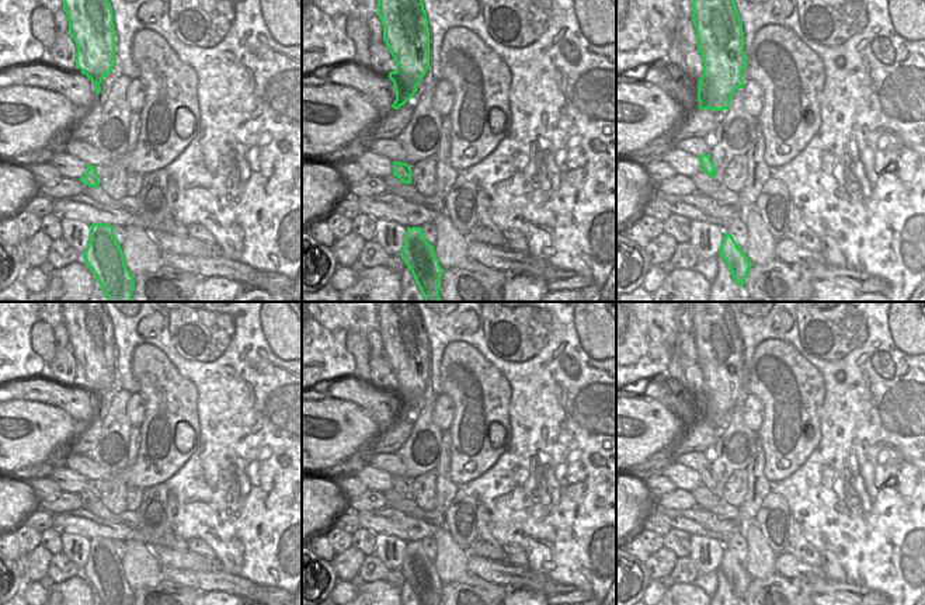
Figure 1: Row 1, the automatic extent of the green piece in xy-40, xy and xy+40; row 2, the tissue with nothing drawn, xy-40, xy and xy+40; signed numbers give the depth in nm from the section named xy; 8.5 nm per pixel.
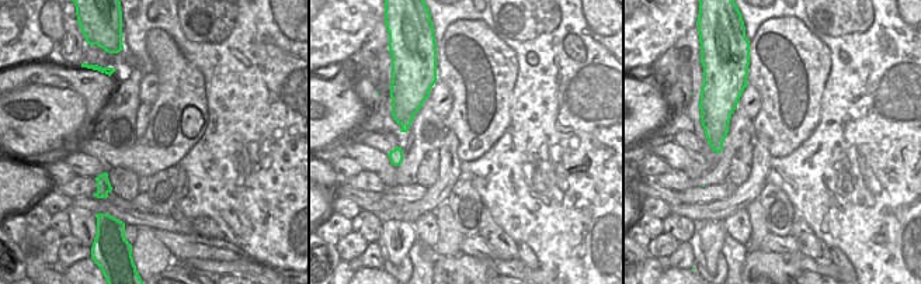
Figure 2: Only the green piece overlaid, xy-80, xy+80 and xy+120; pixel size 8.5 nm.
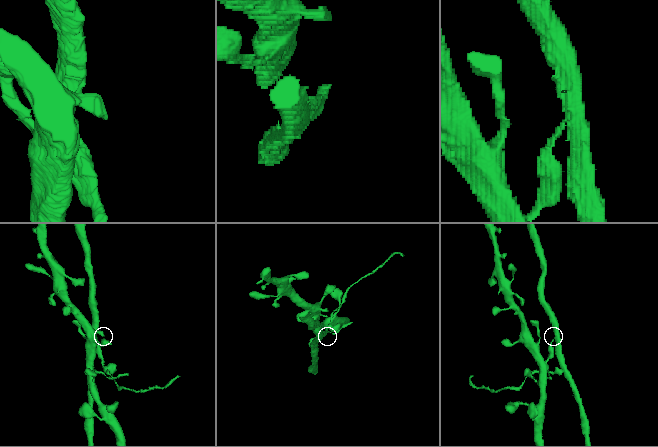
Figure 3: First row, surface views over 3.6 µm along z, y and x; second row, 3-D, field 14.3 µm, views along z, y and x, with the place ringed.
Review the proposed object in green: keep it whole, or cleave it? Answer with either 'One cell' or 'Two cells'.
Two cells

